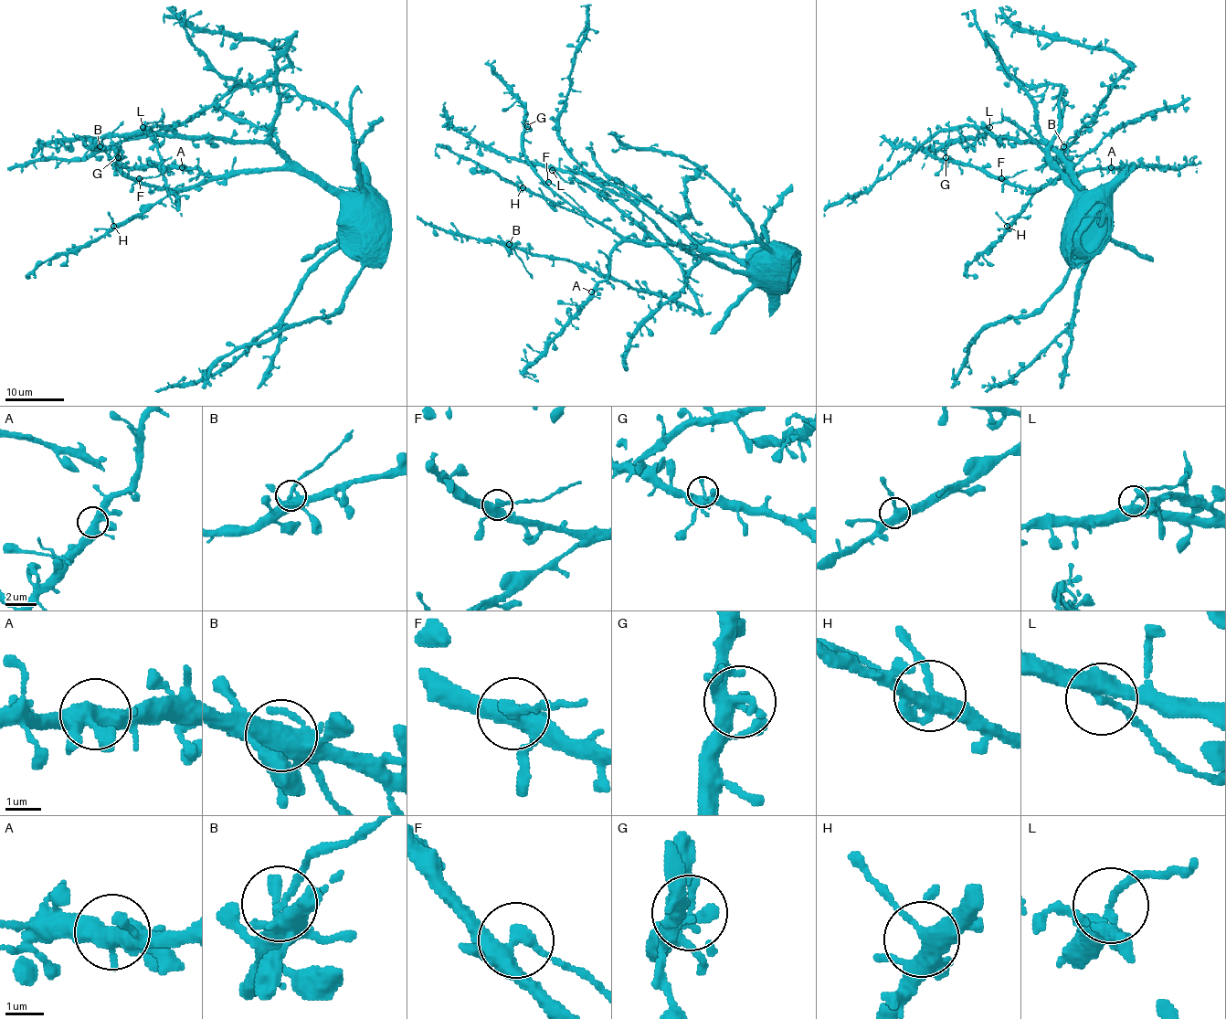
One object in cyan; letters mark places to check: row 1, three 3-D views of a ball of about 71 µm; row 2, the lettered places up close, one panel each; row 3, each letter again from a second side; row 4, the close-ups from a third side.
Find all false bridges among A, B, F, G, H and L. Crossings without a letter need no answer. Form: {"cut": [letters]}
{"cut": ["B", "F", "L"]}

